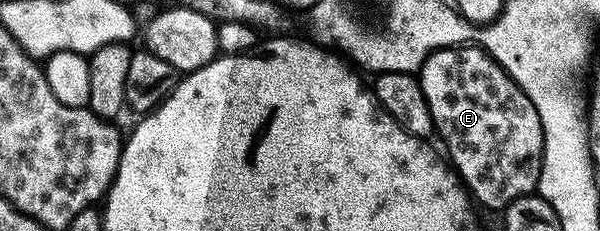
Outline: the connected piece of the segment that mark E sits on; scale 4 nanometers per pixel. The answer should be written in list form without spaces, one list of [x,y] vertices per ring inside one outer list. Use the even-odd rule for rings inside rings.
[[[456,45],[434,51],[417,72],[429,113],[435,122],[437,135],[443,138],[447,146],[446,158],[473,196],[476,204],[488,207],[496,213],[502,212],[513,201],[532,194],[538,188],[543,164],[543,130],[541,117],[533,109],[533,101],[493,61],[478,45]]]

